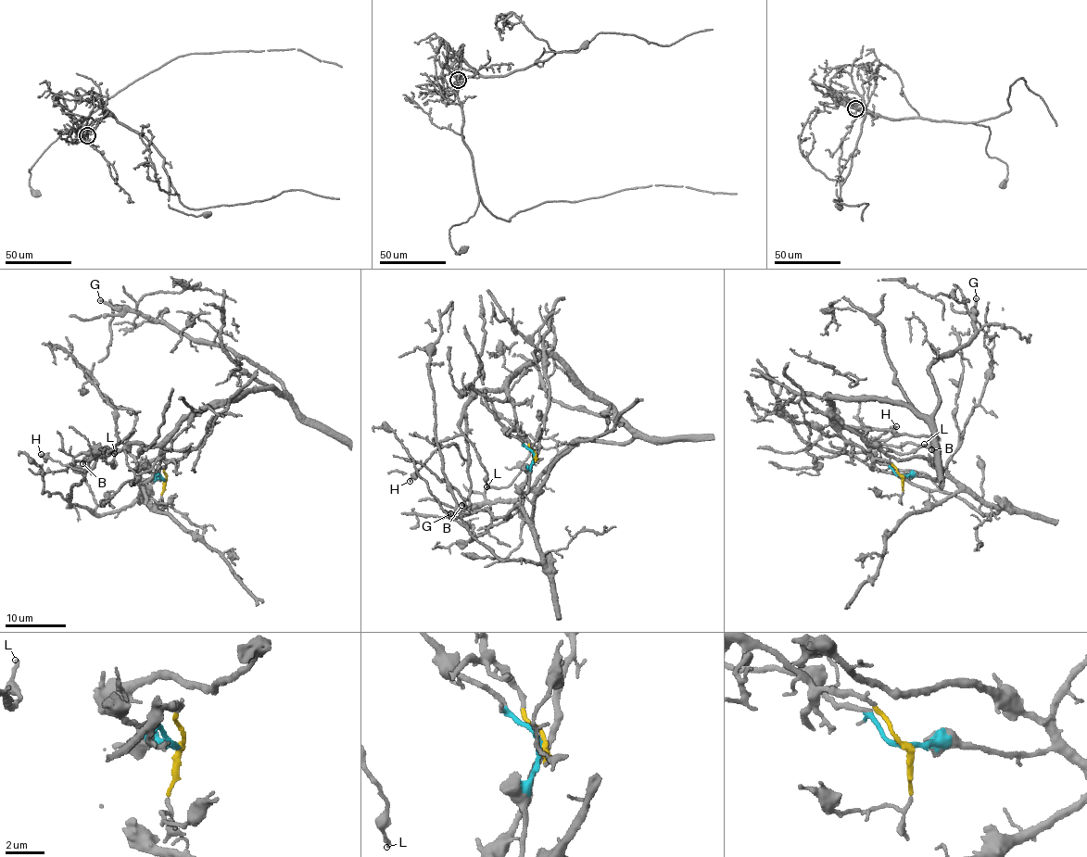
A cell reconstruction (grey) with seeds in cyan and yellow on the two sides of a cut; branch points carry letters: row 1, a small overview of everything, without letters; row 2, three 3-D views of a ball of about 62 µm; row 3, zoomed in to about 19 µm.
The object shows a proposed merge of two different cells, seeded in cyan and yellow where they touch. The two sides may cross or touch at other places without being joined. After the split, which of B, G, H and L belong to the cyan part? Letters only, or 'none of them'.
none of them

